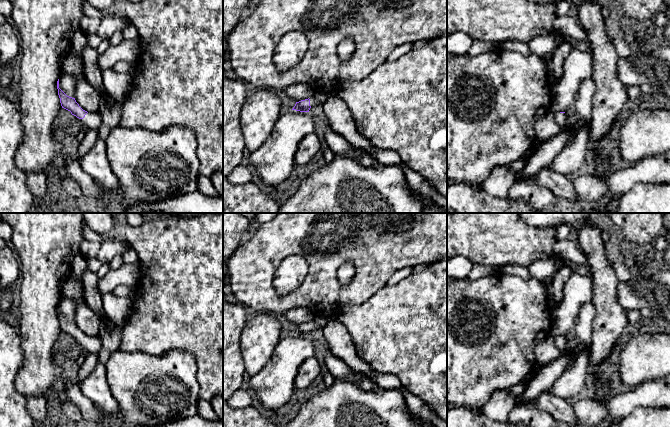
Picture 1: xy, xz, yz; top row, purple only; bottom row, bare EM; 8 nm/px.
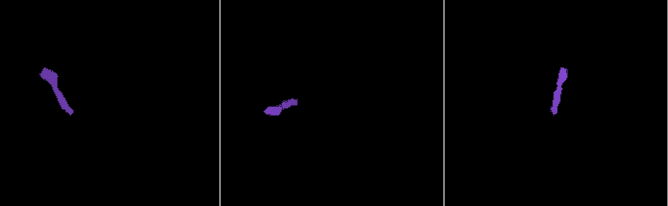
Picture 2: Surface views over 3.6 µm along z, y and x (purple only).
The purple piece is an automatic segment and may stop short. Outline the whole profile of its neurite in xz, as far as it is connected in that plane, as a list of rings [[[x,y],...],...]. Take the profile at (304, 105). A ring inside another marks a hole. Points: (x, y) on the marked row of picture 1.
[[[325,89],[320,92],[315,92],[310,98],[296,102],[292,110],[300,112],[309,112],[311,107],[322,105],[330,96],[337,94],[337,90]]]

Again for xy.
[[[59,79],[57,81],[57,89],[62,108],[70,111],[71,114],[77,118],[82,119],[87,127],[91,129],[99,129],[99,127],[102,125],[102,118],[99,111],[87,112],[83,110],[76,102],[75,98],[67,96],[59,88]]]

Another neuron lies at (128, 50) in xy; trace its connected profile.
[[[141,39],[123,40],[116,46],[110,46],[104,53],[98,56],[98,67],[102,71],[112,68],[119,61],[134,63],[138,60],[140,53],[144,51],[147,44]]]

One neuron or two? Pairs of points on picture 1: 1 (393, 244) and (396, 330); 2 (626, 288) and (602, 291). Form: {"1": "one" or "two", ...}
{"1": "two", "2": "two"}

